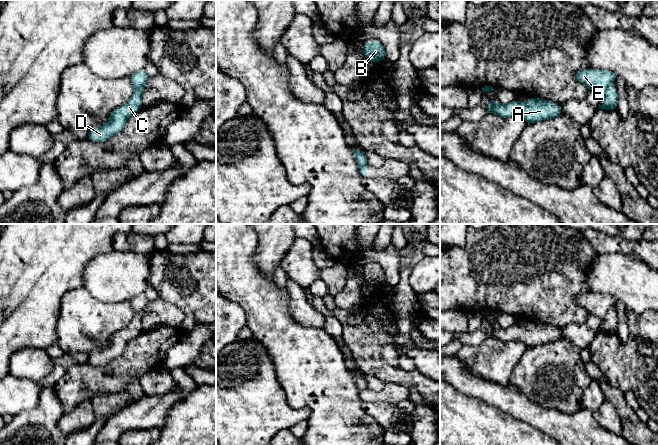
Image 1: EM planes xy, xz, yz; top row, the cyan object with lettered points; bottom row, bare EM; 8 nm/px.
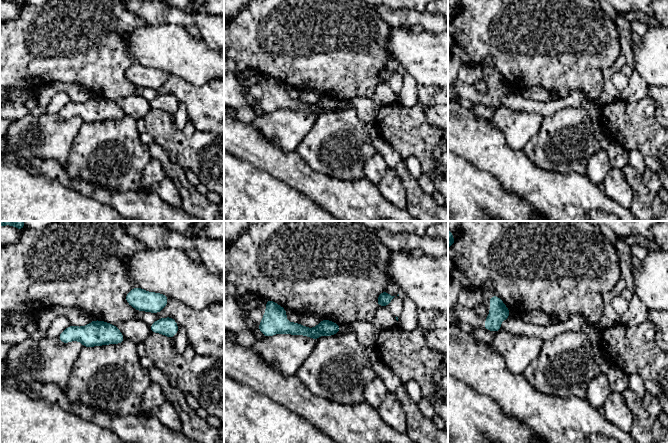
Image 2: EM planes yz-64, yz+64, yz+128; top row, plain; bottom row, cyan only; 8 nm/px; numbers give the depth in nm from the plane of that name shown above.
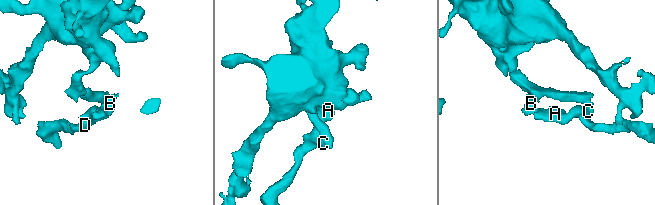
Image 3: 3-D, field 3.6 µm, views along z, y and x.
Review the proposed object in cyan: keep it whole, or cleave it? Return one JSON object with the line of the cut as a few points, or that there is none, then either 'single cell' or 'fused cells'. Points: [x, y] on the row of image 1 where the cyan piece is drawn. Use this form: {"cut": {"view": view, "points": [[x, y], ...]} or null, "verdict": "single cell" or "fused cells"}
{"cut": {"view": "yz", "points": [[609, 84], [603, 92]]}, "verdict": "fused cells"}

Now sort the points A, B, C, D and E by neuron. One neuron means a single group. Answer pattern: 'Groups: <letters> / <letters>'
Groups: A B C D / E

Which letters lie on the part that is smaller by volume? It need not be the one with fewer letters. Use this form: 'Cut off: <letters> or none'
Cut off: A, B, C, D

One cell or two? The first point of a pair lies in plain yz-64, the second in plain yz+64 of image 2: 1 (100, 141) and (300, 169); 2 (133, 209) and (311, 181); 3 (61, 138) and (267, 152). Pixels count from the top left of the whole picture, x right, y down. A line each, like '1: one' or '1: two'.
1: two
2: one
3: two

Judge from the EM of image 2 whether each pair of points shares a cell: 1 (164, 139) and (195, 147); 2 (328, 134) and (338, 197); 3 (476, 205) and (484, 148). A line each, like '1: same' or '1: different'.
1: same
2: different
3: different

